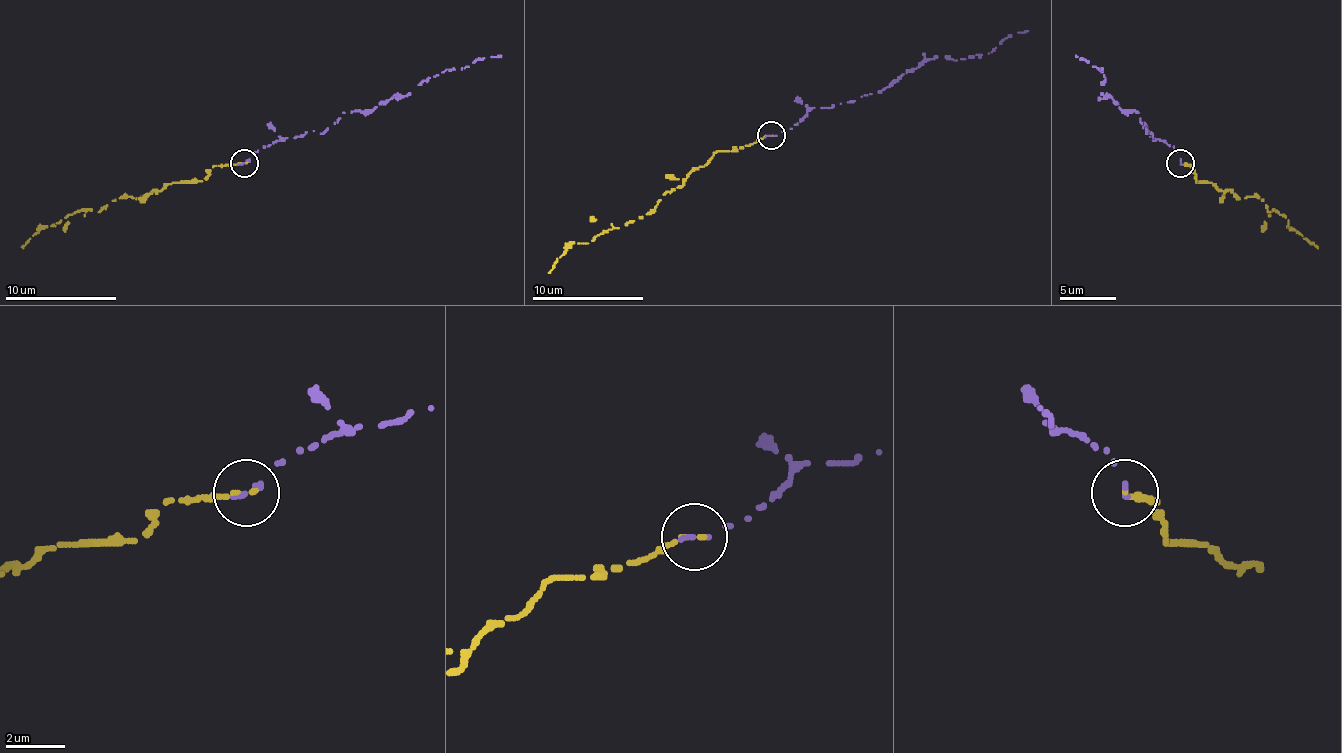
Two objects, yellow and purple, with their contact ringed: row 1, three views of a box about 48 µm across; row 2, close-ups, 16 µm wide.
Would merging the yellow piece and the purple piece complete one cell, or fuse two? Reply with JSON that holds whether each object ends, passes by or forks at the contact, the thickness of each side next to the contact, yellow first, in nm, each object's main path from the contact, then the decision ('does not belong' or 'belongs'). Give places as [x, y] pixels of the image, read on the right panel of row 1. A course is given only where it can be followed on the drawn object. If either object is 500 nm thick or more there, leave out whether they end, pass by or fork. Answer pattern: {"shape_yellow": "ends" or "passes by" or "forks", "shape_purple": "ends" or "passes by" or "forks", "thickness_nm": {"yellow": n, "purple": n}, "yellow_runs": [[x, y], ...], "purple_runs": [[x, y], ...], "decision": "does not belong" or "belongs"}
{"shape_yellow": "ends", "shape_purple": "ends", "thickness_nm": {"yellow": 140, "purple": 170}, "yellow_runs": [[1181, 162], [1192, 165], [1195, 182], [1212, 182], [1237, 198], [1257, 196], [1287, 226], [1318, 246]], "purple_runs": [[1181, 162], [1170, 145], [1148, 134], [1139, 112], [1125, 112], [1100, 92], [1106, 78], [1100, 67], [1075, 56]], "decision": "belongs"}

